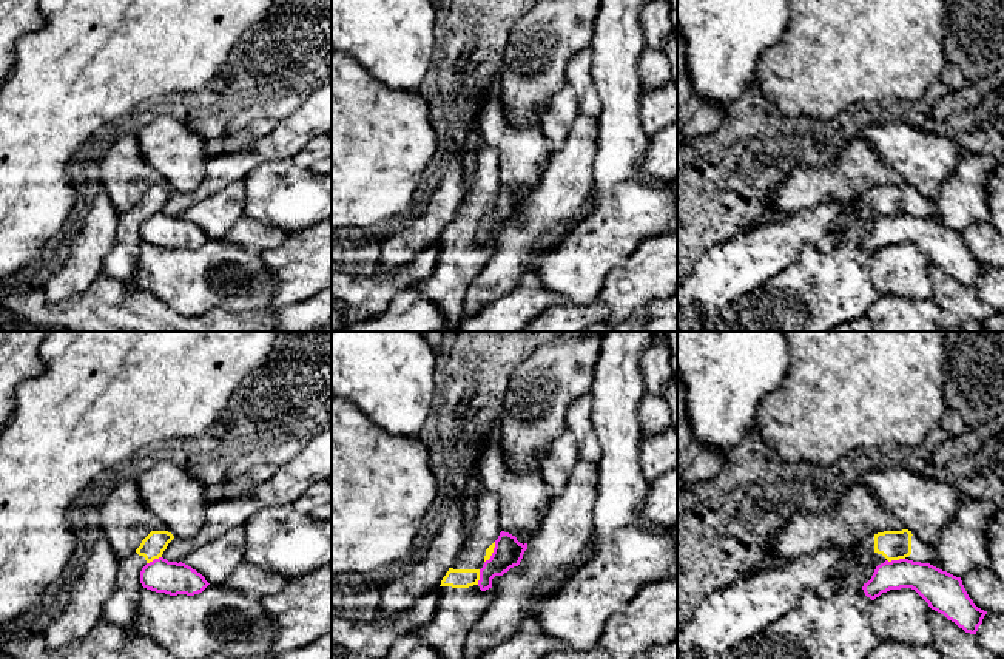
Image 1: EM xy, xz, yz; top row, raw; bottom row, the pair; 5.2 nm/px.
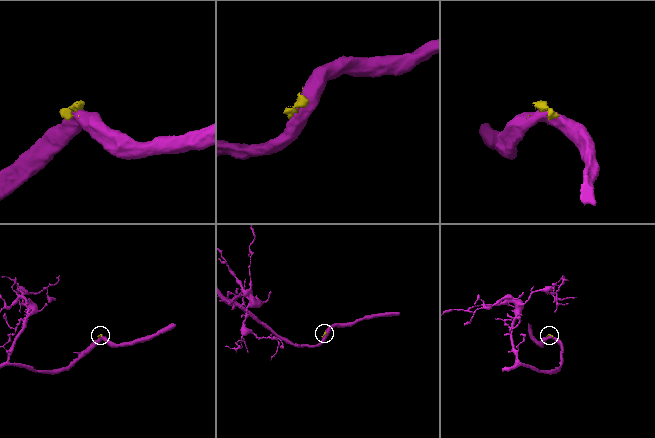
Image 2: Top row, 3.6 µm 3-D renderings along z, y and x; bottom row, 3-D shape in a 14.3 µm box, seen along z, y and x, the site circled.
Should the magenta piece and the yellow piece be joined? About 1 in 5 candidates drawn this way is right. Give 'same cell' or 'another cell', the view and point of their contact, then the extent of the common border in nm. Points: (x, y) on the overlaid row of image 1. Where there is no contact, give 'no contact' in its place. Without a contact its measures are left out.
another cell | yz (895, 560) | 100 nm

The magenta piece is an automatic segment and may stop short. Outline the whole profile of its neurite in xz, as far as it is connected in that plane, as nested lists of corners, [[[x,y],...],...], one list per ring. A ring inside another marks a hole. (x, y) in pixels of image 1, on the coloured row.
[[[501,531],[495,540],[495,548],[489,560],[480,569],[478,586],[481,591],[492,588],[492,579],[503,576],[510,568],[518,566],[527,543],[520,543],[515,536]]]

